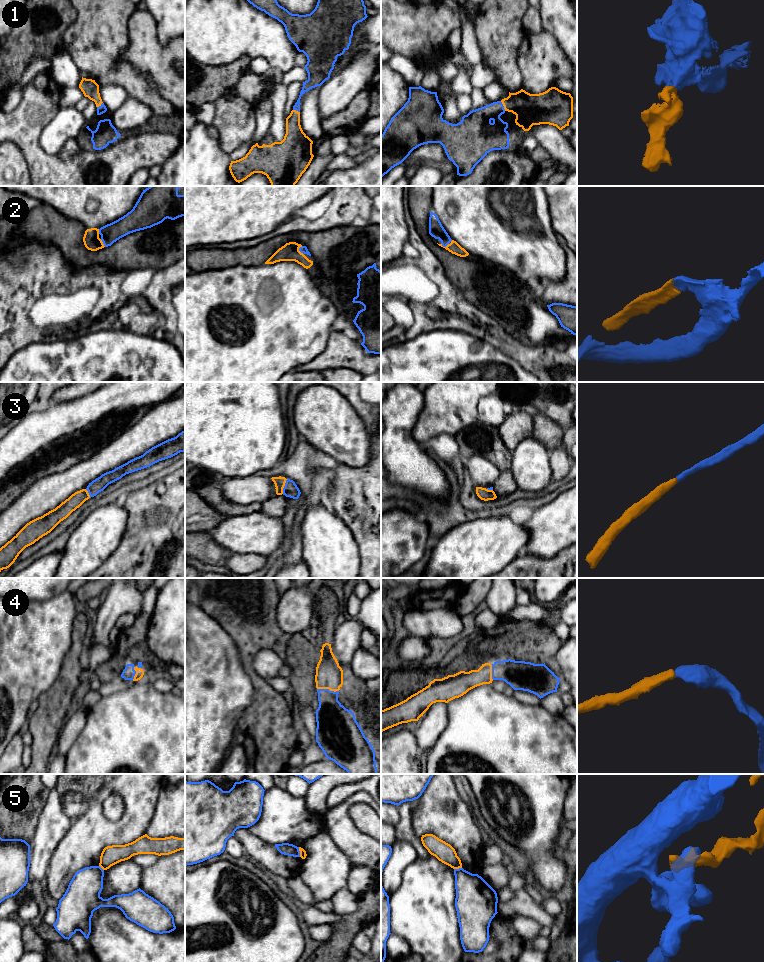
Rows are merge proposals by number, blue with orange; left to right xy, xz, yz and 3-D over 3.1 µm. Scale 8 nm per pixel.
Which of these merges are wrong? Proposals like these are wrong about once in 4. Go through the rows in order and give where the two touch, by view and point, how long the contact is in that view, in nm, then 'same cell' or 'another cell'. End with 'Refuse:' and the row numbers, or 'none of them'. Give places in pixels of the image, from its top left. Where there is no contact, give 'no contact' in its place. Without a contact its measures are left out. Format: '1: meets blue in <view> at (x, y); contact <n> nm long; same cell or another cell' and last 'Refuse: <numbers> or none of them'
1: meets blue in yz at (503, 106); contact 90 nm long; same cell
2: meets blue in xz at (299, 250); contact 70 nm long; same cell
3: meets blue in xz at (284, 486); contact 130 nm long; same cell
4: meets blue in xz at (328, 689); contact 180 nm long; same cell
5: meets blue in xz at (299, 852); contact 80 nm long; another cell
Refuse: 5

